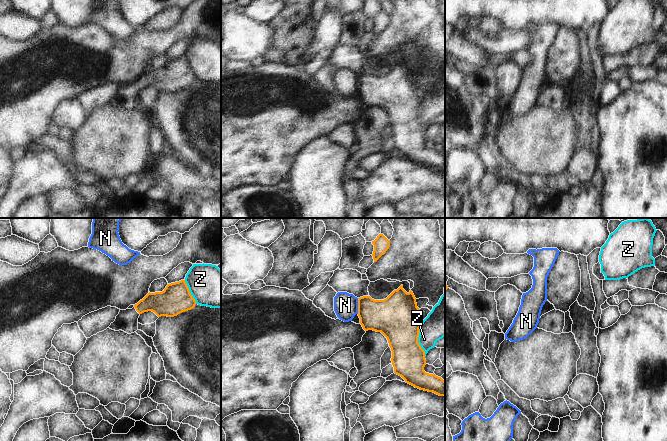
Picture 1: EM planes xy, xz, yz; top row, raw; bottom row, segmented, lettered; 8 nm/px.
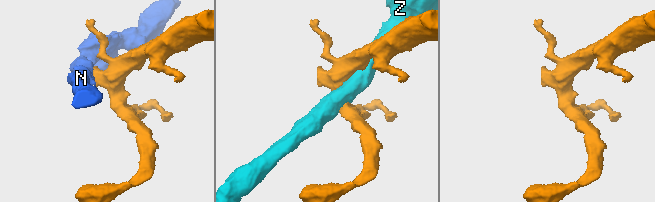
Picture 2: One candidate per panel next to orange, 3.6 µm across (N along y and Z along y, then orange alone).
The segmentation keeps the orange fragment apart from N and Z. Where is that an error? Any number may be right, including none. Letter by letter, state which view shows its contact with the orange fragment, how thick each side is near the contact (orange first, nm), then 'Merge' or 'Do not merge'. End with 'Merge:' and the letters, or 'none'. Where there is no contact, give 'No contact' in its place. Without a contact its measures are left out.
N: Touches orange in xz. Thickness 280 nm (orange) against 190 nm. Do not merge
Z: Touches orange in xz. Thickness 360 nm (orange) against 260 nm. Do not merge
Merge: none.

